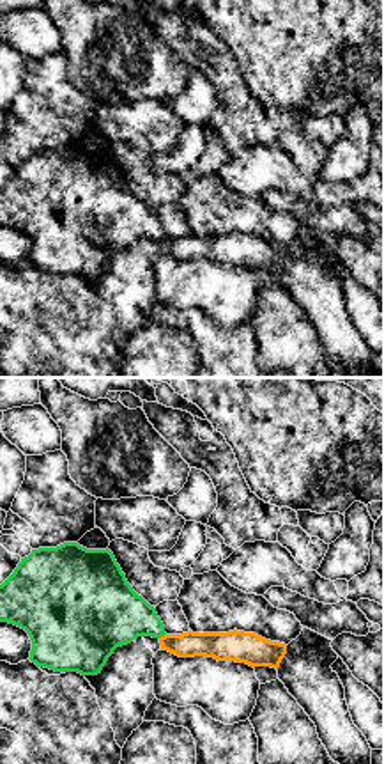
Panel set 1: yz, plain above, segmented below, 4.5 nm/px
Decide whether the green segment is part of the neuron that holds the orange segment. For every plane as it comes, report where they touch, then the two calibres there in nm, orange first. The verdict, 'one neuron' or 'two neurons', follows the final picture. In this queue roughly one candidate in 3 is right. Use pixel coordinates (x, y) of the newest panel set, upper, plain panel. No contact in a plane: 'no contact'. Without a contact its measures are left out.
contact (161, 240); calibres 120 and 300 nm

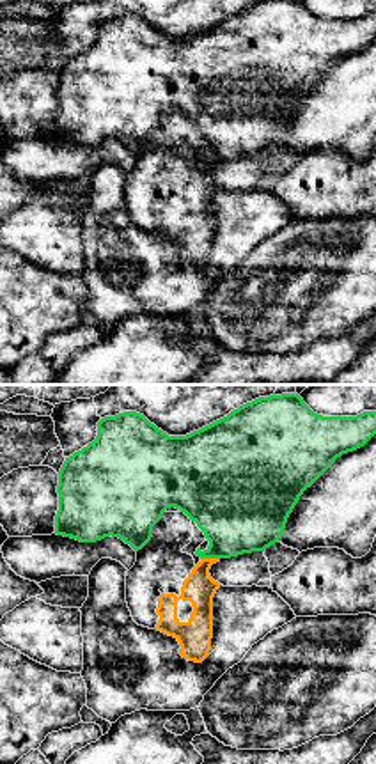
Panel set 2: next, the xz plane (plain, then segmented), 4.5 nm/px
contact (210, 162); calibres 150 and 360 nm

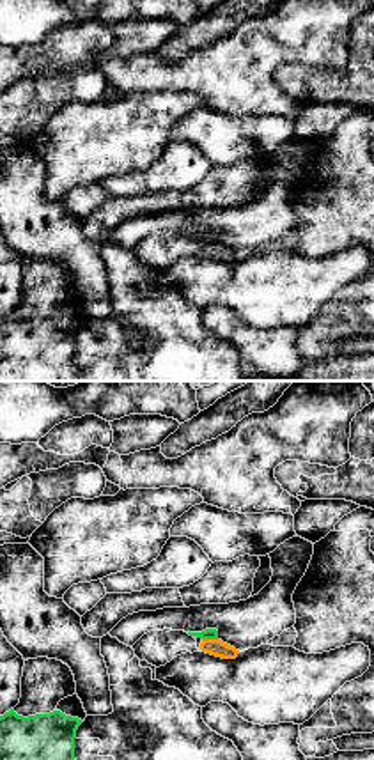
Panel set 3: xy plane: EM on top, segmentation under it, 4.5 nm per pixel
contact (210, 243); calibres 80 and 50 nm

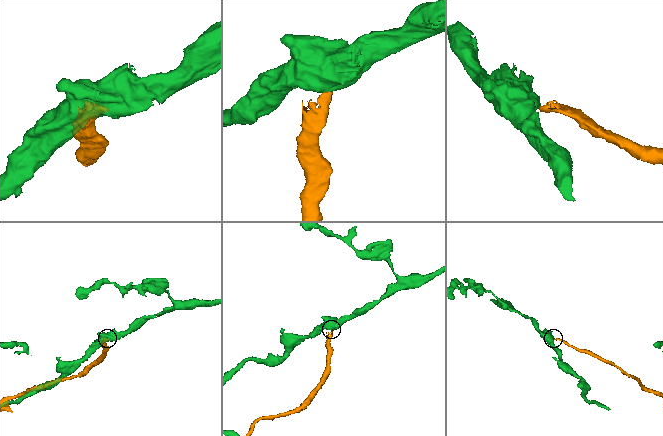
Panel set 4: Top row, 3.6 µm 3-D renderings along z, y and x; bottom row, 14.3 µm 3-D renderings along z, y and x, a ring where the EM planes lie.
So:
two neurons

